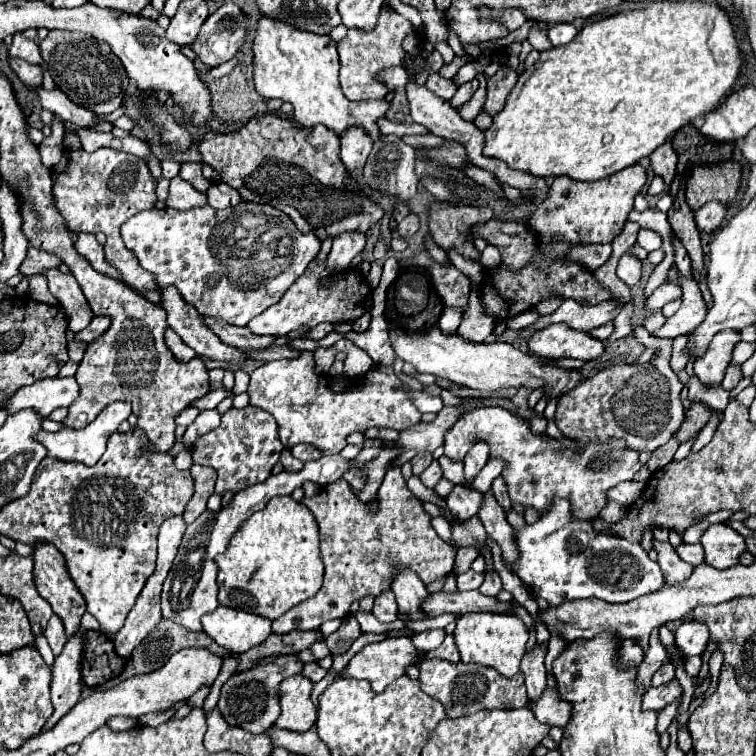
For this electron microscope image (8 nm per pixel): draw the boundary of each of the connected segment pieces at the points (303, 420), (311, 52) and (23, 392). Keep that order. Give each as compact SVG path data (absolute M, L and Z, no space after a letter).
M303 352L295 360L277 360L277 362L267 362L265 366L257 368L251 374L251 384L247 390L251 404L257 408L263 408L273 414L277 422L277 432L285 448L293 448L295 444L313 444L325 454L339 454L345 448L345 438L353 432L365 432L367 428L395 428L395 430L405 430L405 426L417 424L421 420L419 410L413 406L409 394L401 390L401 380L395 376L395 372L387 366L375 366L365 374L365 378L357 380L357 386L351 386L349 392L335 394L329 390L329 380L327 376L319 374L315 370L315 360L313 352Z
M263 16L255 28L253 38L253 82L255 90L263 98L281 98L283 102L291 102L295 108L295 122L303 128L323 124L341 134L345 128L357 124L363 126L373 140L381 138L375 120L385 116L389 102L351 102L341 94L337 44L331 40L331 36L317 36L313 32L295 30L295 26Z
M45 378L17 390L17 394L5 400L1 408L5 408L9 416L17 414L19 410L35 410L41 418L47 418L53 410L69 406L69 402L73 402L77 396L79 386L75 378Z

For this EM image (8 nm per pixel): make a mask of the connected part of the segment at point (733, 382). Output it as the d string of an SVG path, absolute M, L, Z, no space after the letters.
M729 364L729 366L727 366L727 372L725 372L725 378L723 378L723 382L721 382L721 386L723 386L725 390L733 390L741 378L743 378L741 366Z

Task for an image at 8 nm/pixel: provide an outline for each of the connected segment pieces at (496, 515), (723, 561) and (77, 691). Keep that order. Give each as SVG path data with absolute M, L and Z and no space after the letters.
M491 490L485 492L485 498L481 502L481 510L479 510L477 516L483 522L487 534L493 540L497 540L497 544L501 546L503 560L513 562L517 558L517 546L515 546L515 538L513 538L513 528L505 520L505 512L499 506L499 502L493 498Z
M713 524L701 536L705 550L705 564L713 568L731 568L739 564L739 556L747 550L743 536L727 524Z
M77 632L67 640L63 652L55 658L51 678L51 702L55 712L43 730L55 726L55 722L59 722L81 698L81 646L85 646L85 636L83 632Z

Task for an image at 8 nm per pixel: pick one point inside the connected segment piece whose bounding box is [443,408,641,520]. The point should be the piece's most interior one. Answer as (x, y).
(539, 468)

